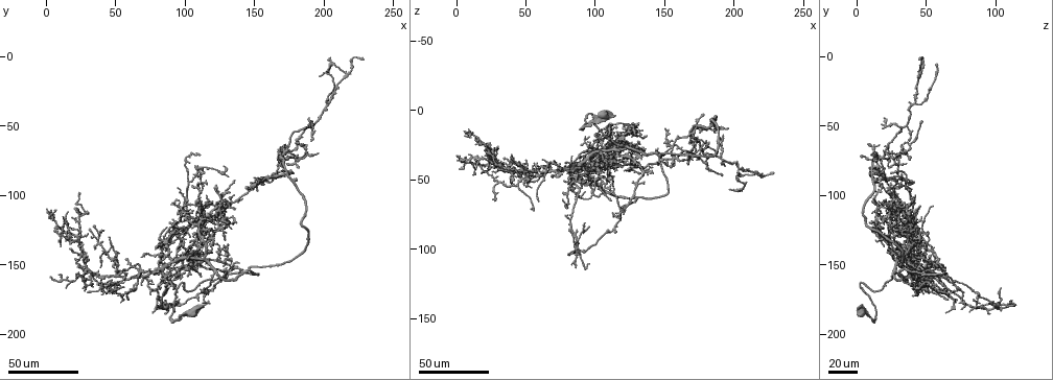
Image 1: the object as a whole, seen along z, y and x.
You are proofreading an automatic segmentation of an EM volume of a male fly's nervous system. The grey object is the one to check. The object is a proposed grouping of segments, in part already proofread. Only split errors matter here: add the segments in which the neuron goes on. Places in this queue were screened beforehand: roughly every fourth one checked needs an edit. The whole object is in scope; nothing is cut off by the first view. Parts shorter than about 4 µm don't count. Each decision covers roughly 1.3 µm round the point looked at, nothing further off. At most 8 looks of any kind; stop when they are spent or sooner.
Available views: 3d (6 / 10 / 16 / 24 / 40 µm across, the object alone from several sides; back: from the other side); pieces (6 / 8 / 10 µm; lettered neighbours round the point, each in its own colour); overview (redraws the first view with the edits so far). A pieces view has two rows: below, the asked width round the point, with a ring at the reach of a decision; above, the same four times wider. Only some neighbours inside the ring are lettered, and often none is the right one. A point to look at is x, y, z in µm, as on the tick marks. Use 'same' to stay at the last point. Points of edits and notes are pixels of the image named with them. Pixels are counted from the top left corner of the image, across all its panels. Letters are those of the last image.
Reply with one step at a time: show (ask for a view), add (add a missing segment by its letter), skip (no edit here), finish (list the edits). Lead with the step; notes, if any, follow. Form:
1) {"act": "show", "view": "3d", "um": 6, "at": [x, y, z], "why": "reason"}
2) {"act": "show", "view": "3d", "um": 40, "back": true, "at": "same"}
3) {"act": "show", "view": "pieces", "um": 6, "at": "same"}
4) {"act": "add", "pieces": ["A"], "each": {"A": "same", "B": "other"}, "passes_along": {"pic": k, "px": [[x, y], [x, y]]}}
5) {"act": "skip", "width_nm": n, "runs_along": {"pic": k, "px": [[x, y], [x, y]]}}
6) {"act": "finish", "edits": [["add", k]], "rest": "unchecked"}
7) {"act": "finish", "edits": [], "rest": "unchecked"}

{"act": "show", "view": "3d", "um": 24, "at": [230, 2, 46], "why": "branch stops here"}

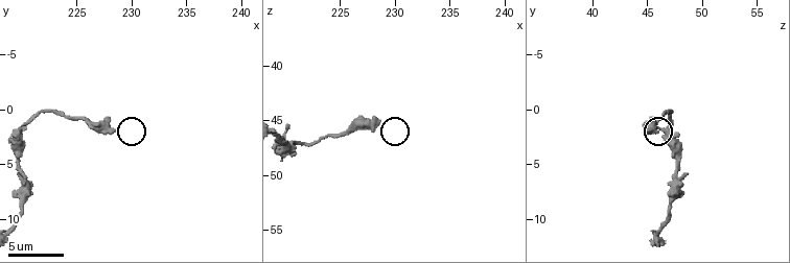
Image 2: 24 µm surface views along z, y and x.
{"act": "show", "view": "pieces", "um": 6, "at": [228.6, 2.0, 45.4]}

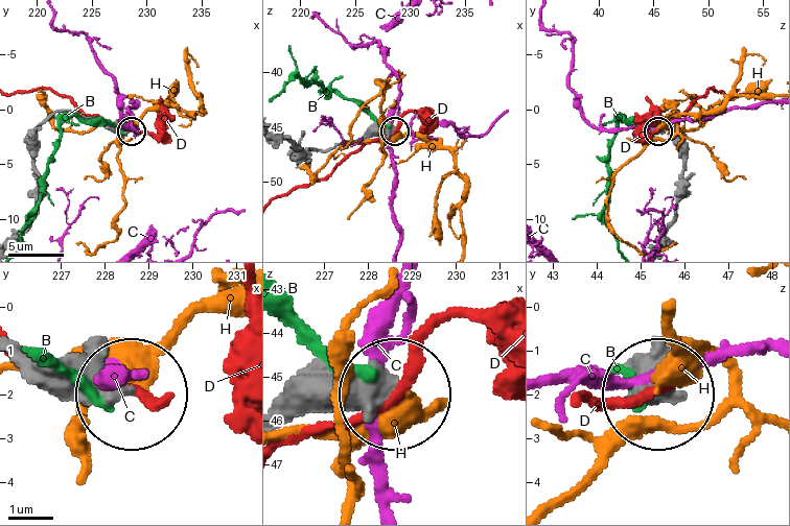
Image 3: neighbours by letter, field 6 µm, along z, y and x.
{"act": "skip", "each": {"B": "other", "C": "other", "D": "other", "H": "other"}, "runs_along": {"pic": 3, "px": [[288, 420], [386, 390]]}, "found": "no lettered segment goes on from it"}

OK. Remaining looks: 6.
{"act": "show", "view": "3d", "um": 24, "at": [176, 84, 24], "why": "long arm stops here"}

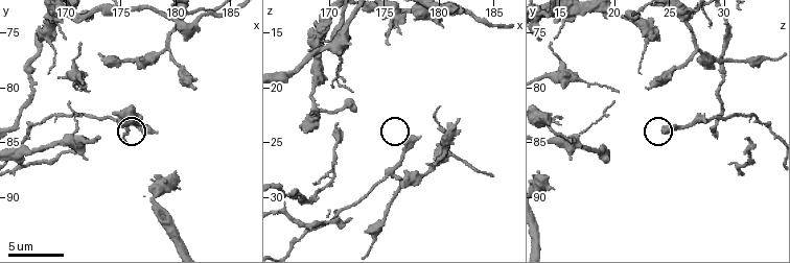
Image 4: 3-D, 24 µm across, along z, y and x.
{"act": "show", "view": "3d", "um": 6, "at": [178.2, 84.0, 24.6]}

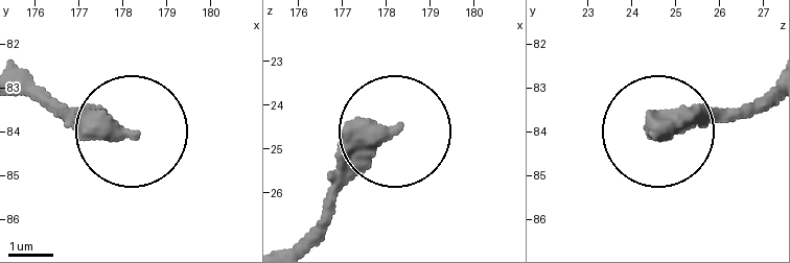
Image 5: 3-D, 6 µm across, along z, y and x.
{"act": "show", "view": "pieces", "um": 6, "at": [178.20, 84.10, 24.60]}

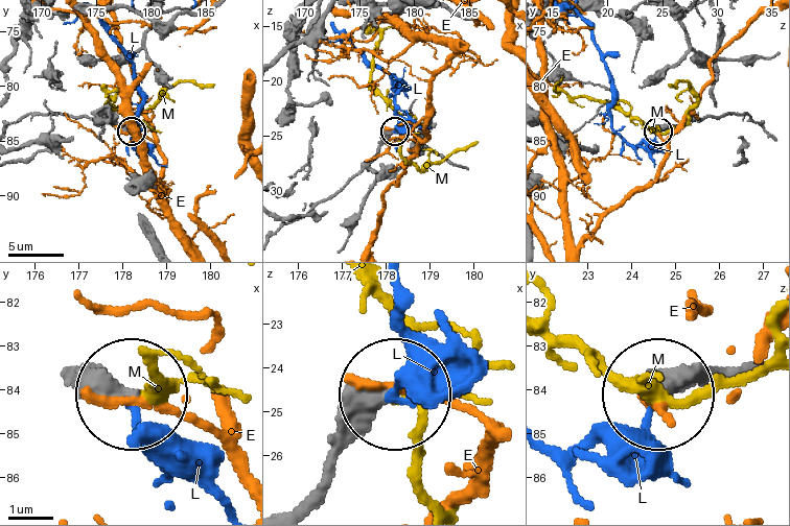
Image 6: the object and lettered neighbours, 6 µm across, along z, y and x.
{"act": "skip", "each": {"E": "other", "L": "other", "M": "other"}, "found": "no lettered segment goes on from it"}

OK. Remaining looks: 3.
{"act": "show", "view": "3d", "um": 40, "at": [114, 106, 56], "why": "thin end"}

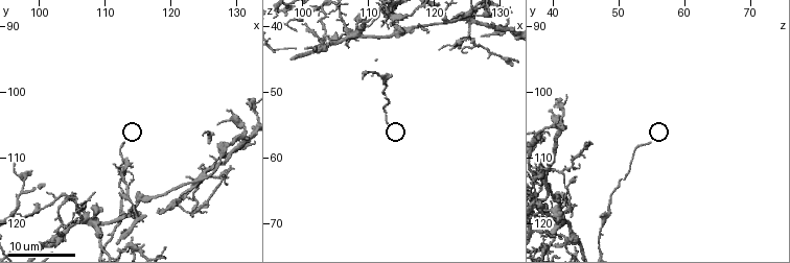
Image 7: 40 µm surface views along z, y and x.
{"act": "show", "view": "pieces", "um": 10, "at": [112.5, 107.5, 54.5], "why": "see the neighbours"}

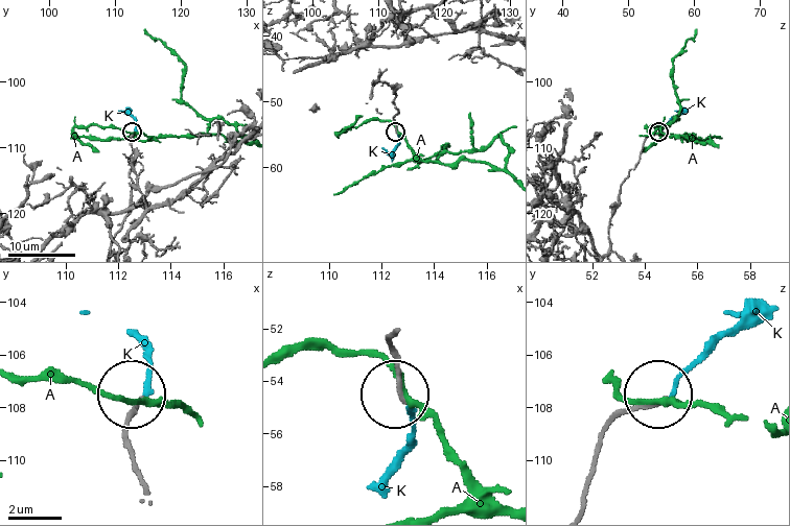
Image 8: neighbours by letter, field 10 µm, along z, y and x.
{"act": "add", "pieces": ["K"], "each": {"A": "other", "K": "same"}, "found": "the neuron continues"}

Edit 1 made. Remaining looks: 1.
{"act": "finish", "edits": [["add", 8]], "rest": "unchecked"}

